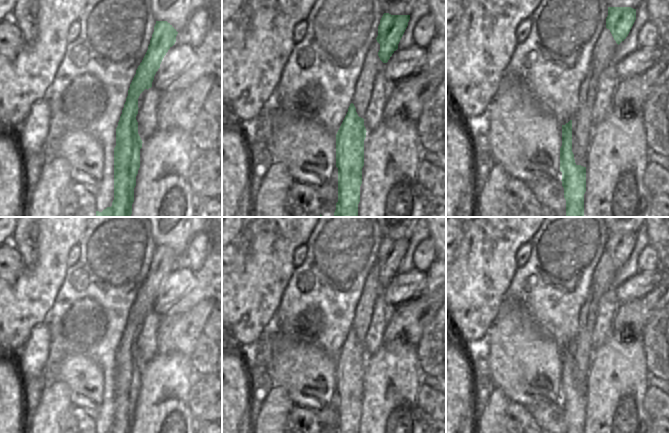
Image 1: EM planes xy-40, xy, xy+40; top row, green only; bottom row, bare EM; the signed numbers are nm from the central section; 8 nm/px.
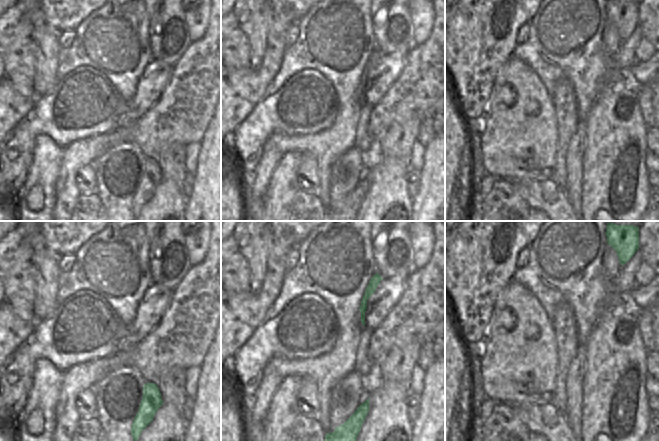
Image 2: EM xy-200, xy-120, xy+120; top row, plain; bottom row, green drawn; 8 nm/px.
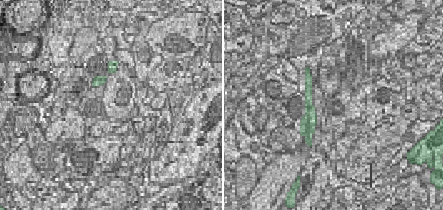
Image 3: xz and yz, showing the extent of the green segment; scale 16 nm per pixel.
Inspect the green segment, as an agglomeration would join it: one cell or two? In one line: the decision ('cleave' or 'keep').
cleave

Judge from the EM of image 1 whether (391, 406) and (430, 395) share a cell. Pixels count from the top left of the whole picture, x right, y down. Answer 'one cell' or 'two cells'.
two cells

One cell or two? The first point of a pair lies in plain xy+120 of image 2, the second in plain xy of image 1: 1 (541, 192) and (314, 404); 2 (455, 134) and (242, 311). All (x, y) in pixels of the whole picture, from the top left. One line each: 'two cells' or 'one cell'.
1: two cells
2: two cells

